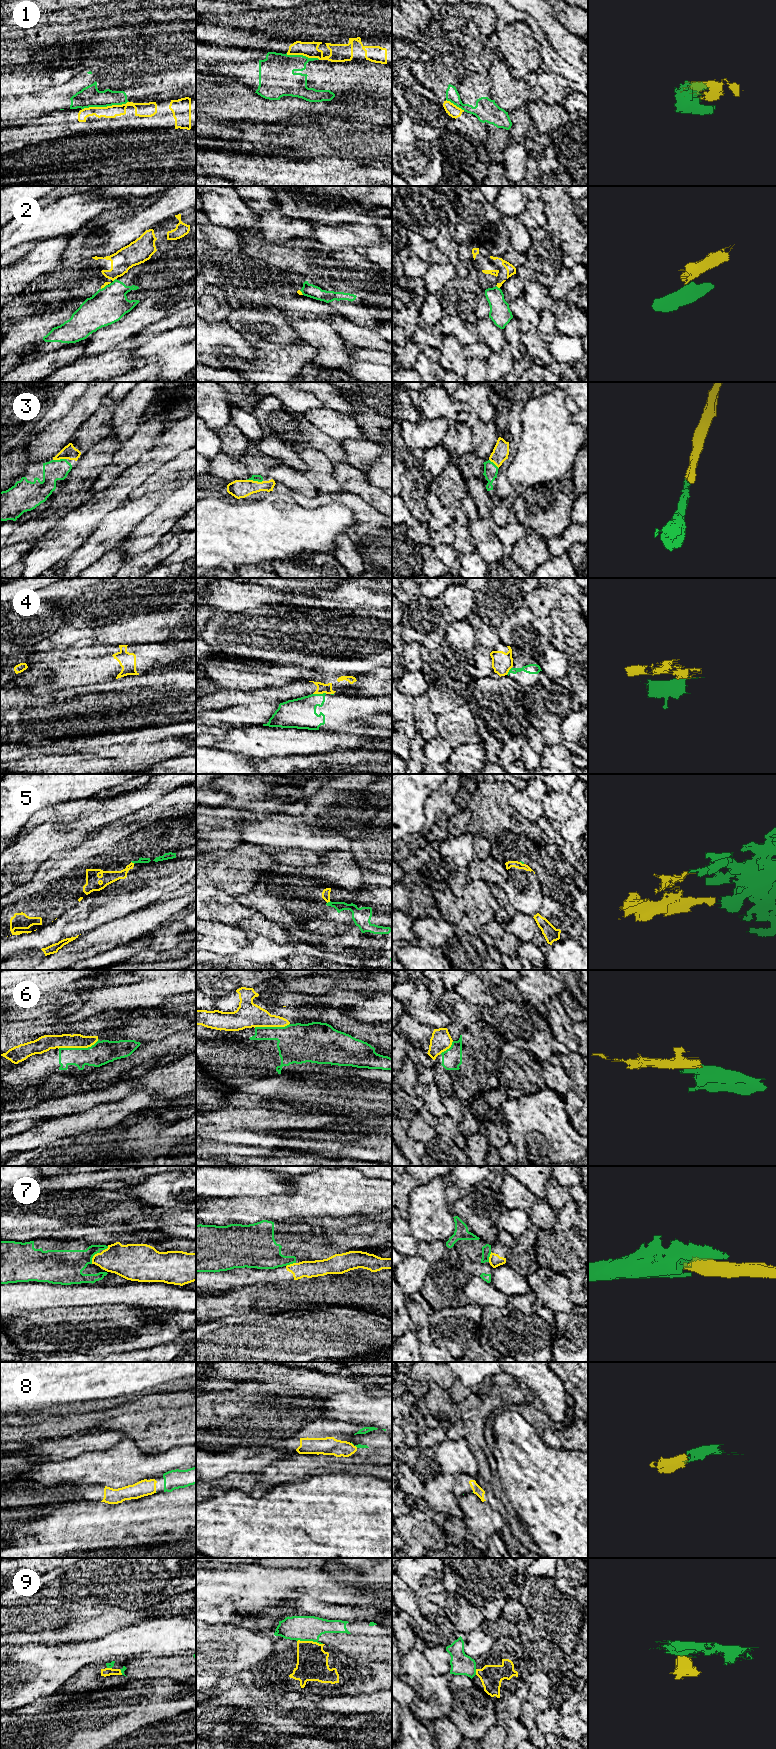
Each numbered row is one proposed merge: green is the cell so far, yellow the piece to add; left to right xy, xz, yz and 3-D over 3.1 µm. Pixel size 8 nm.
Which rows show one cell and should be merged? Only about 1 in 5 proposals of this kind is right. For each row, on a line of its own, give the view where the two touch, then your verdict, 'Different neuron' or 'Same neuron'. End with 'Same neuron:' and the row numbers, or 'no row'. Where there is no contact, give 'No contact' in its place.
1: Touches green in xy. Different neuron
2: Touches green in xy. Different neuron
3: Touches green in xz. Same neuron
4: Touches green in xz. Different neuron
5: Touches green in xy. Different neuron
6: Touches green in xy. Different neuron
7: Touches green in xy. Different neuron
8: Touches green in xz. Same neuron
9: Touches green in xz. Different neuron
Same neuron: 3, 8

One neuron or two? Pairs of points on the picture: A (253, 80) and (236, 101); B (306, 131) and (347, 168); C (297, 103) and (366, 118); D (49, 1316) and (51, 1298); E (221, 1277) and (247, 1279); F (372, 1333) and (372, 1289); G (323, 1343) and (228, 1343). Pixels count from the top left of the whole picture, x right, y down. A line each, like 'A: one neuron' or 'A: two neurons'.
A: two neurons
B: two neurons
C: one neuron
D: two neurons
E: one neuron
F: two neurons
G: one neuron

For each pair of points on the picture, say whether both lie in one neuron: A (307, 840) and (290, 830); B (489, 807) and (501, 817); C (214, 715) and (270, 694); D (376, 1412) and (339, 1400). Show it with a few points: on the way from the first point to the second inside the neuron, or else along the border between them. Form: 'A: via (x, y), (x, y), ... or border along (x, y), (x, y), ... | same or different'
A: via (303, 838), (294, 834) | same
B: border along (498, 807), (488, 822), (472, 819) | different
C: via (228, 713), (248, 713), (256, 708) | same
D: via (367, 1411), (348, 1407) | same

